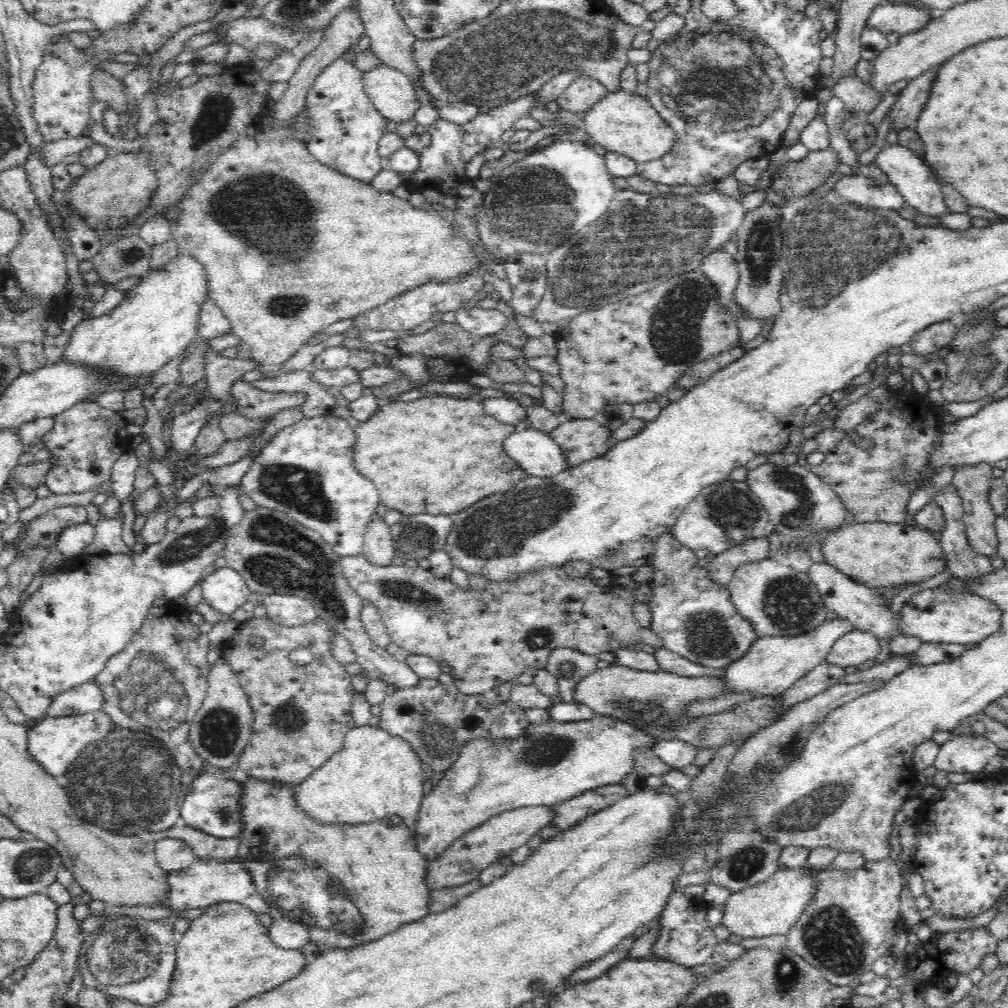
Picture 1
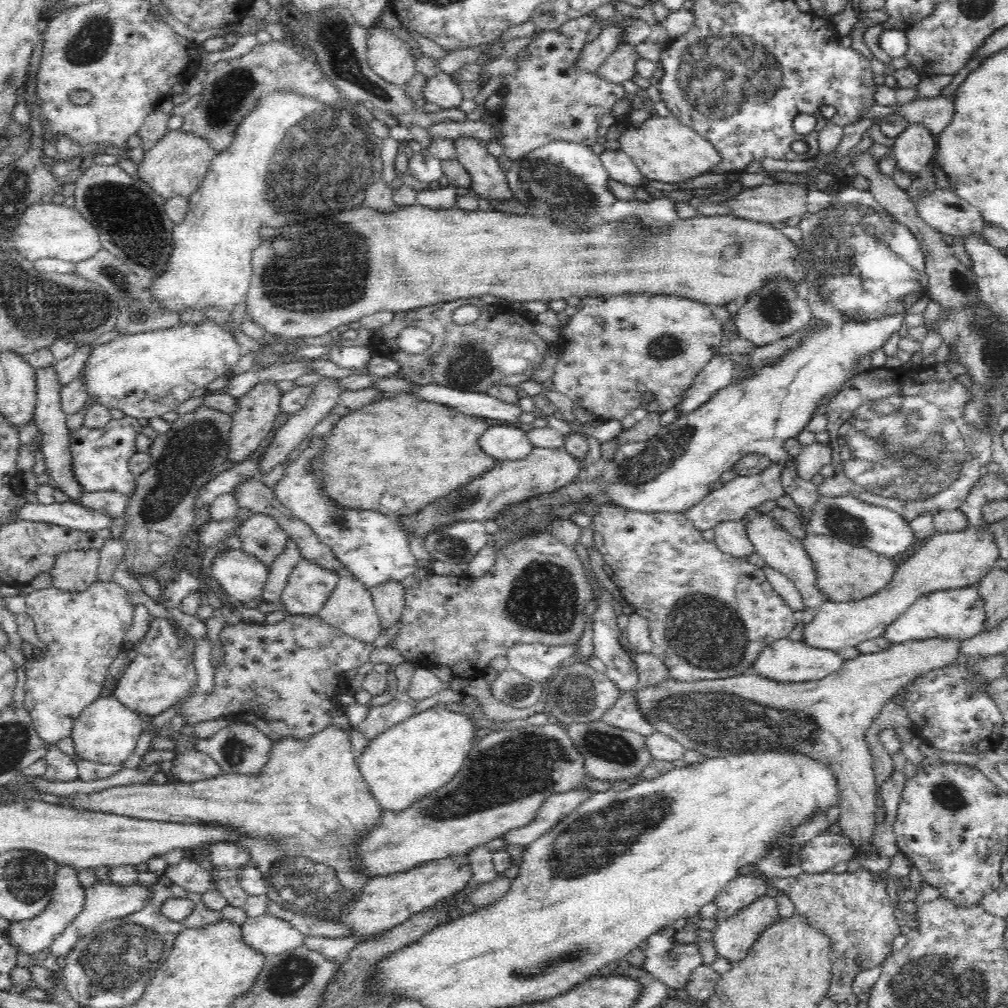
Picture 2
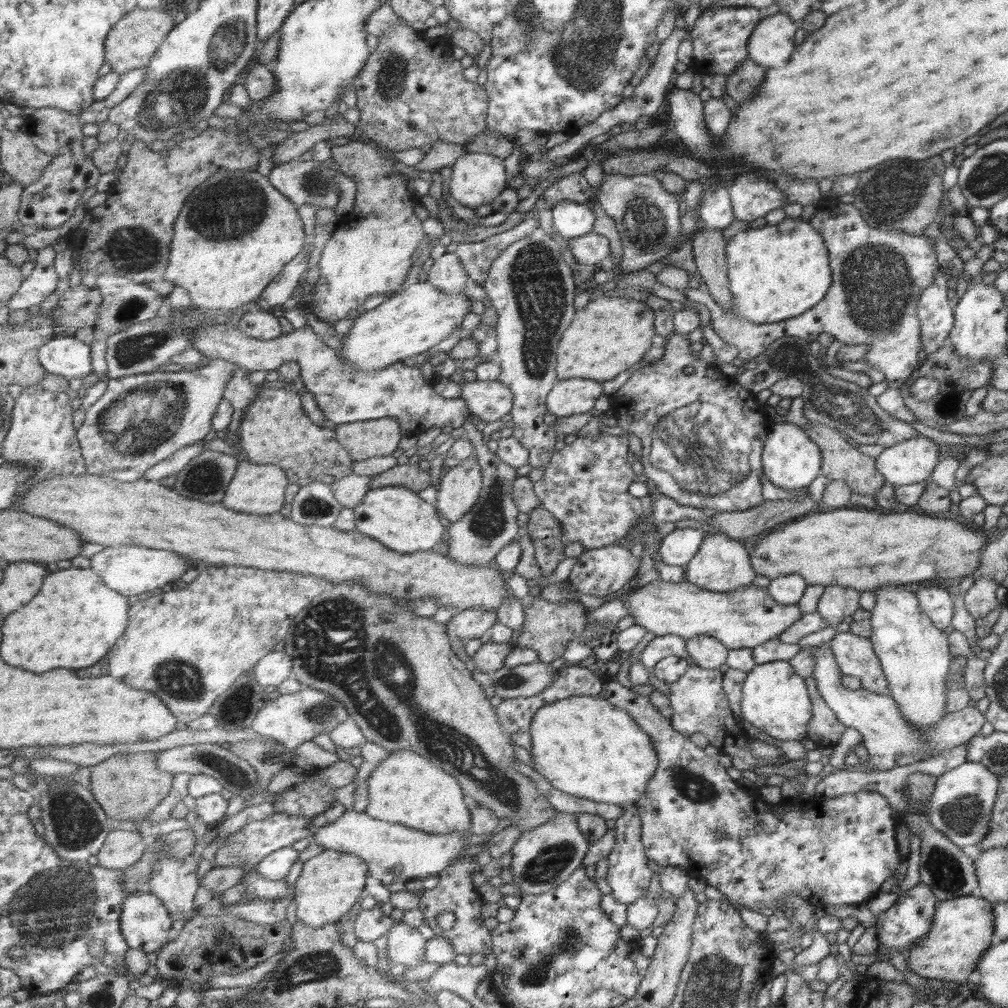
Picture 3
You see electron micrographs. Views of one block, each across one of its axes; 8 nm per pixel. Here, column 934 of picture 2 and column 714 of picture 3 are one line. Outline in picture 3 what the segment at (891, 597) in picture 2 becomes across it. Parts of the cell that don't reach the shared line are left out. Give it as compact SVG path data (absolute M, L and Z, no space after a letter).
M707 531L702 536L698 550L695 551L694 559L685 567L686 580L711 592L727 592L745 586L751 583L755 576L750 553L743 549L741 543L721 533Z

